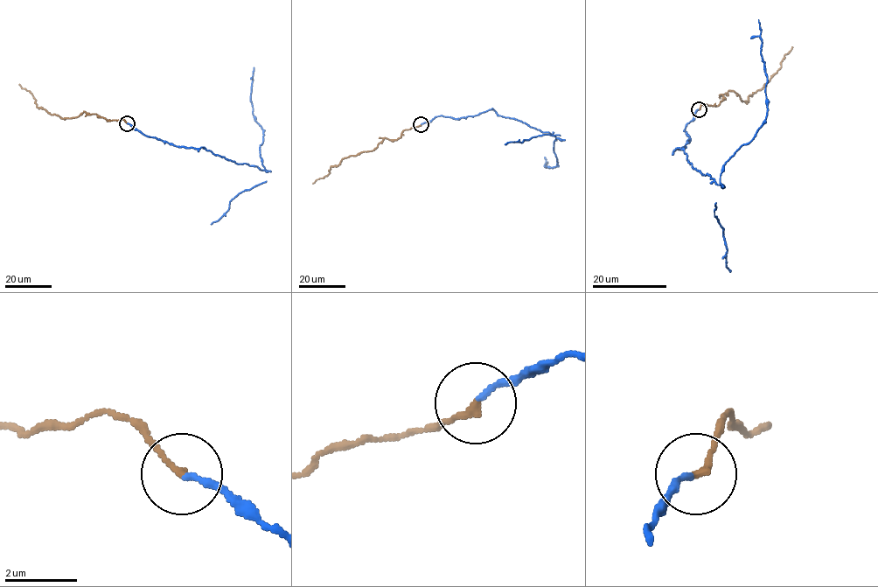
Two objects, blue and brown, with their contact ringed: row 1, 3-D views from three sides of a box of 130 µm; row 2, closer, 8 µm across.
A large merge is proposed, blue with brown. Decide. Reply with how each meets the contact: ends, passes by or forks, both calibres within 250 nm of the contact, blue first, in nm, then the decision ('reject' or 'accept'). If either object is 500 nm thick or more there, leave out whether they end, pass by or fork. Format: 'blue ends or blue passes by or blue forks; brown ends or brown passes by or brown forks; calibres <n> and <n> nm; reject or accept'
blue ends; brown ends; calibres 160 and 190 nm; accept

